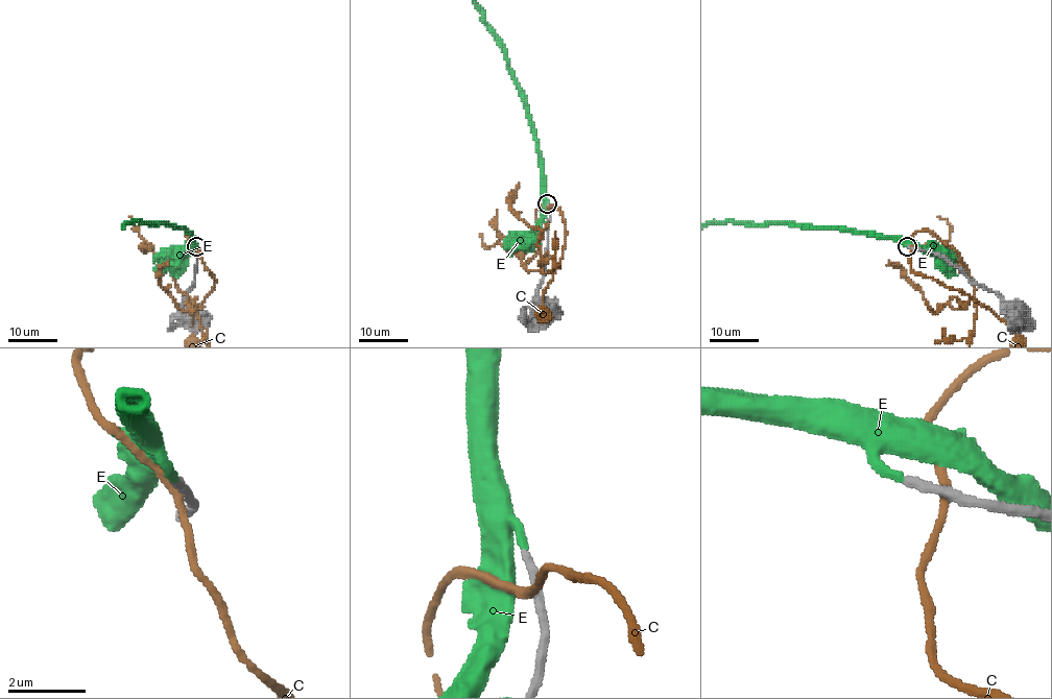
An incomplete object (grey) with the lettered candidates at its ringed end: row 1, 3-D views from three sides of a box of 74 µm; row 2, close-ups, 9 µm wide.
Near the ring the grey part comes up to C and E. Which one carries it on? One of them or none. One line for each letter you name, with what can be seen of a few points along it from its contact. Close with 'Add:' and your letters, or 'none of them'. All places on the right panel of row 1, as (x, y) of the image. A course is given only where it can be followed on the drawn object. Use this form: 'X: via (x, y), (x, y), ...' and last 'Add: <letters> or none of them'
Add: E

